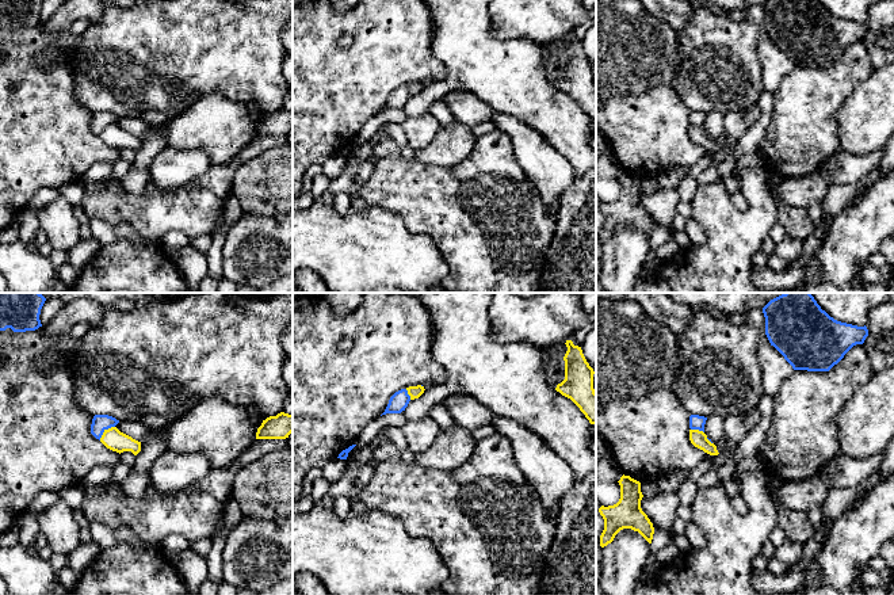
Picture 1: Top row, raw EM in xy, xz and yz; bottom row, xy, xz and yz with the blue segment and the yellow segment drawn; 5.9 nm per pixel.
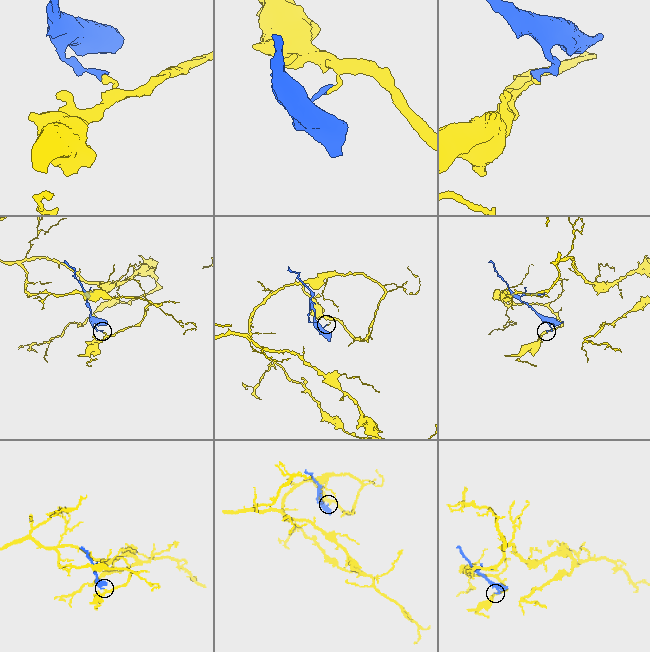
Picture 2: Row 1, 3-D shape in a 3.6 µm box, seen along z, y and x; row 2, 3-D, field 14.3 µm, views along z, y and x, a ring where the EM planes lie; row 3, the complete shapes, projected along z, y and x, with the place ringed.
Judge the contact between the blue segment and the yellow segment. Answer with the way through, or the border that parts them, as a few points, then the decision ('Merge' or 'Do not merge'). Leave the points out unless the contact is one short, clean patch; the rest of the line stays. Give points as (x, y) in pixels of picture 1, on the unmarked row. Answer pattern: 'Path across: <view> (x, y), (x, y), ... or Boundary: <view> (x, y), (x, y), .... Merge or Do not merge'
Boundary: xy (114, 122), (109, 124), (99, 136). Do not merge

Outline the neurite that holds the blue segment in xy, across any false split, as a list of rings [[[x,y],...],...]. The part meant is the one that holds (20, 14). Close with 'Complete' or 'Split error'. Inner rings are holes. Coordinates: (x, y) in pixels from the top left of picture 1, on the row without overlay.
[[[0,0],[0,27],[35,27],[42,23],[39,11],[43,0]]]. Complete

